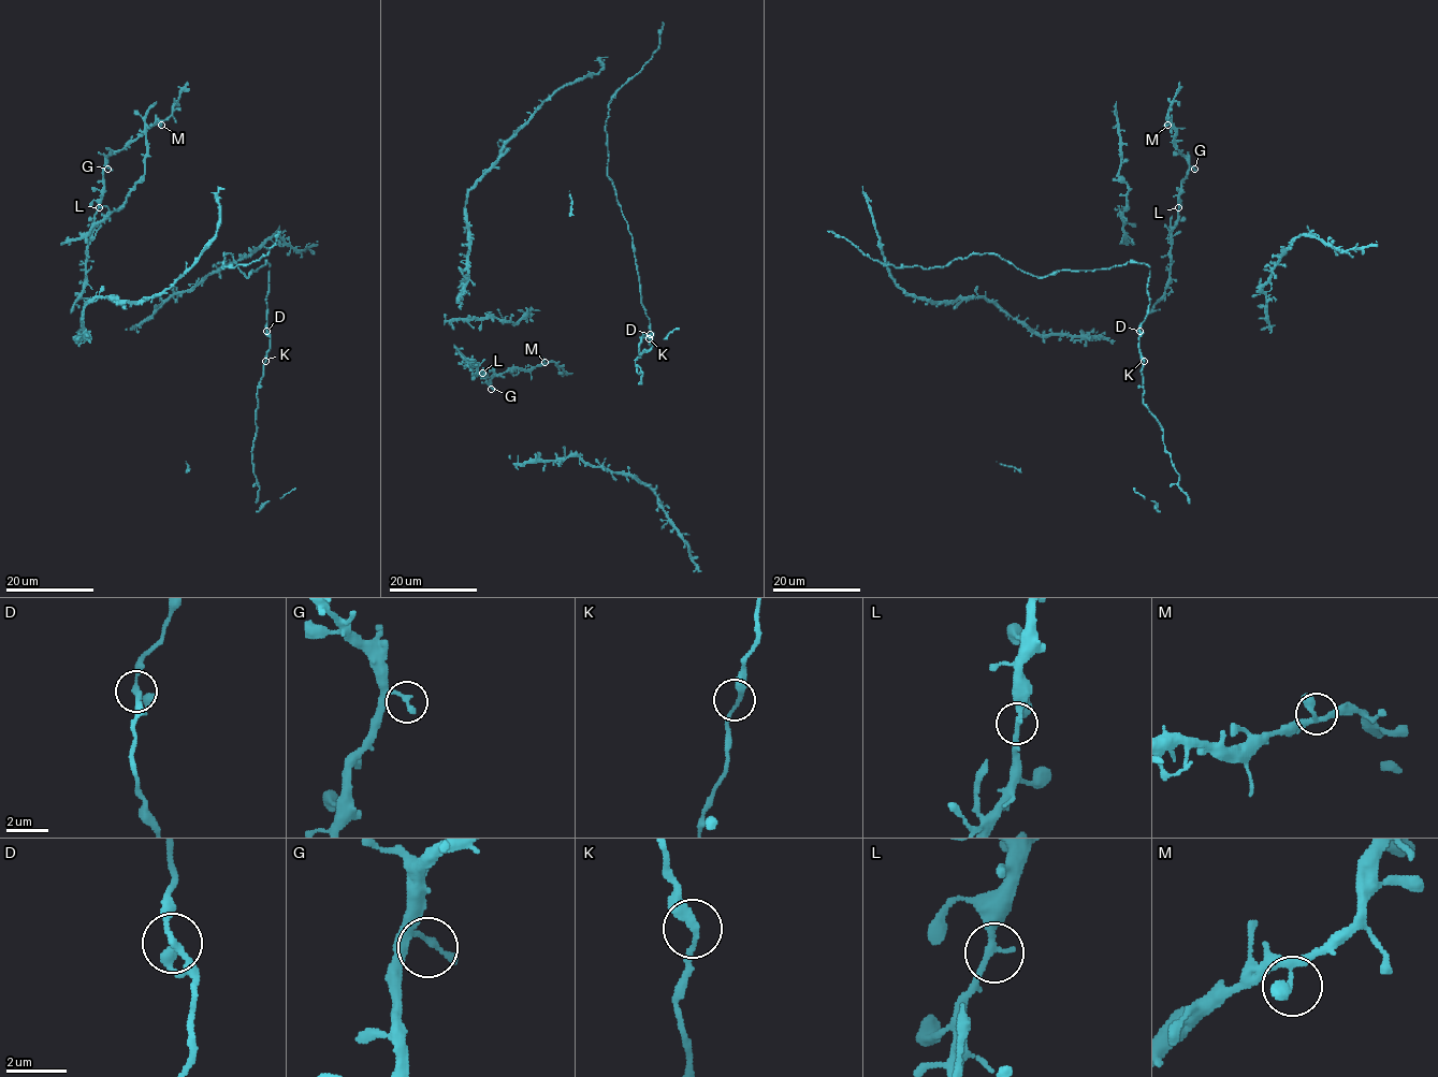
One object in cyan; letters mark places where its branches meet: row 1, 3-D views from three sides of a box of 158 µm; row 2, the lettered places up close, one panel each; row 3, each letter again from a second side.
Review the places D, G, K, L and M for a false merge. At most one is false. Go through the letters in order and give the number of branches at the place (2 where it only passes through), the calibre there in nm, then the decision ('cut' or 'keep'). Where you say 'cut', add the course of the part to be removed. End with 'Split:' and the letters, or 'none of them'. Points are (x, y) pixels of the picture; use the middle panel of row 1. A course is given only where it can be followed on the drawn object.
D: 2 branches meet; 280 nm thick; keep
G: 1 branches meet; 280 nm thick; keep
K: 2 branches meet; 260 nm thick; keep
L: 2 branches meet; 240 nm thick; keep
M: 2 branches meet; 300 nm thick; keep
Split: none of them

